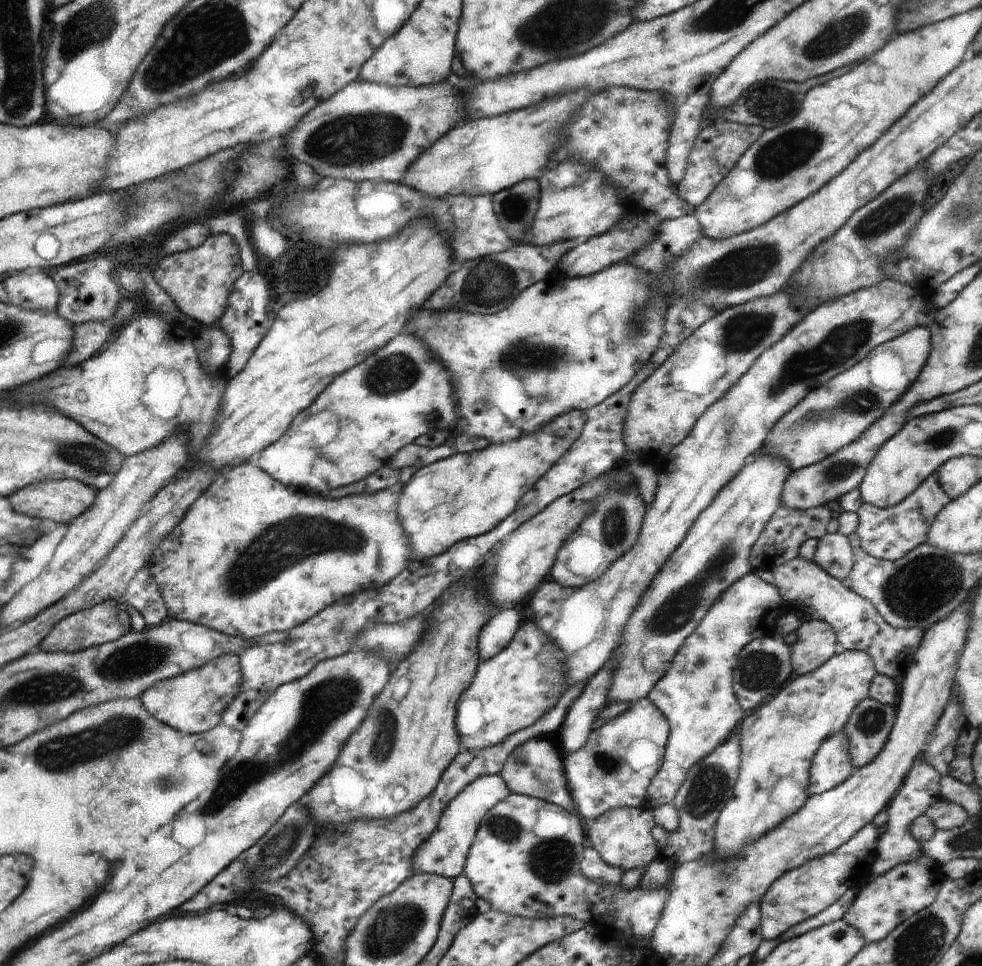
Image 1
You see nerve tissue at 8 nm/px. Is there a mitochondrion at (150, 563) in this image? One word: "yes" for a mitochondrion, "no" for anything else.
no

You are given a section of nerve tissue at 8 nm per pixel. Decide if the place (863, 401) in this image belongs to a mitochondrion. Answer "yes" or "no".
yes

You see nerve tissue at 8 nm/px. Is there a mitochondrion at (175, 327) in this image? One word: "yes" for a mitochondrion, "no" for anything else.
no

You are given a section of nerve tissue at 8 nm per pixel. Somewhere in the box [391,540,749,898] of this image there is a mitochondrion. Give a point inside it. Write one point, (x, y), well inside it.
(675, 613)

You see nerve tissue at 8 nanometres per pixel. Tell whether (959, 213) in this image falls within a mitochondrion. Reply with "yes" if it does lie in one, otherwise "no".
yes

